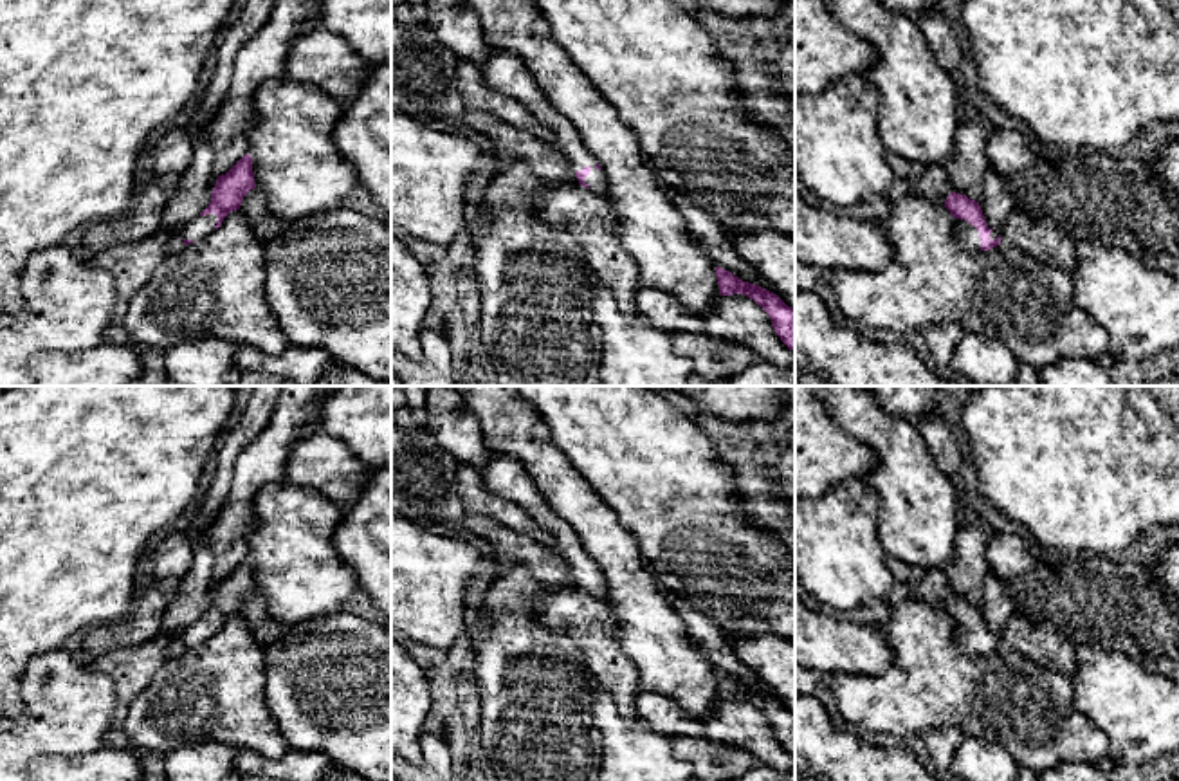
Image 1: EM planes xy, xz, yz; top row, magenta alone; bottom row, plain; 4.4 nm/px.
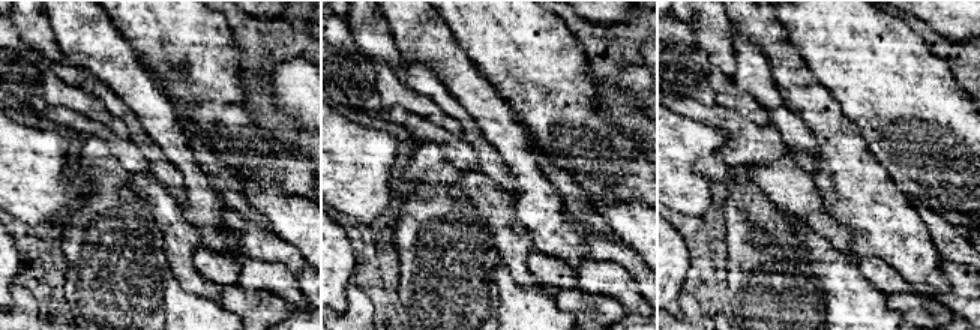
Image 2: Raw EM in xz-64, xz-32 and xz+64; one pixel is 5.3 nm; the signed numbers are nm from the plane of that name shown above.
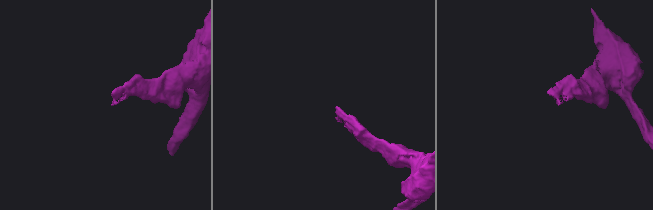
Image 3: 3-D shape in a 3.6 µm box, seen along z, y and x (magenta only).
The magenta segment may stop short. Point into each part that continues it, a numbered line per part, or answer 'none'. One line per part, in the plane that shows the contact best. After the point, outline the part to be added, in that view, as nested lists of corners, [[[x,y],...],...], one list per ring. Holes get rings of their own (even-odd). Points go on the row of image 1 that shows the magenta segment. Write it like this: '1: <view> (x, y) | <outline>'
1: xz (503, 71) | [[[505,49],[490,51],[481,70],[490,88],[519,101],[539,123],[552,130],[553,139],[546,144],[564,157],[573,171],[580,171],[586,166],[591,168],[584,179],[591,193],[600,195],[606,191],[604,171],[595,168],[597,161],[584,146],[575,126],[550,105],[516,52]]]

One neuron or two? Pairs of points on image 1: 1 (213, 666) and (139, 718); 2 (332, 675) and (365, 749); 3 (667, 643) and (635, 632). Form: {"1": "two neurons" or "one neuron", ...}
{"1": "one neuron", "2": "one neuron", "3": "one neuron"}

